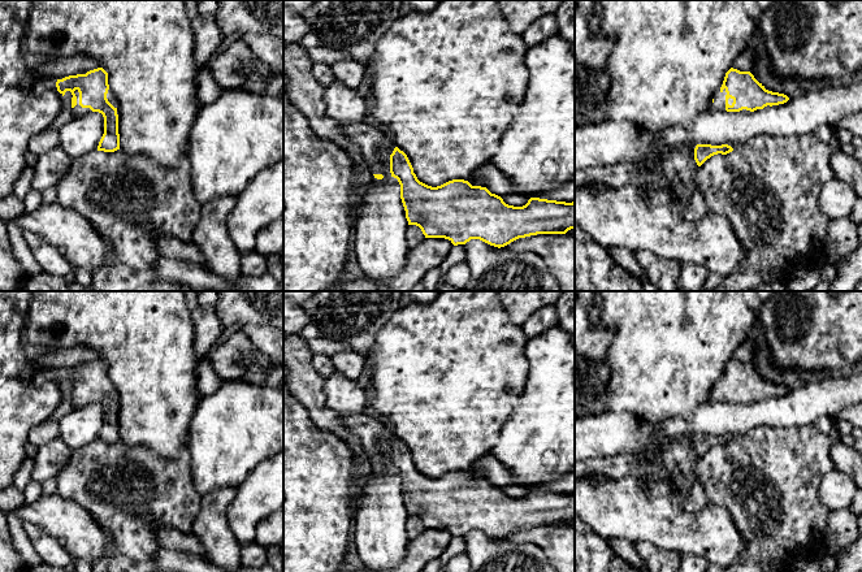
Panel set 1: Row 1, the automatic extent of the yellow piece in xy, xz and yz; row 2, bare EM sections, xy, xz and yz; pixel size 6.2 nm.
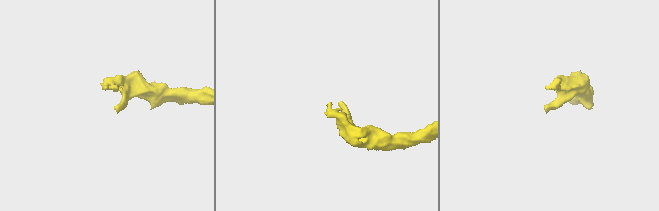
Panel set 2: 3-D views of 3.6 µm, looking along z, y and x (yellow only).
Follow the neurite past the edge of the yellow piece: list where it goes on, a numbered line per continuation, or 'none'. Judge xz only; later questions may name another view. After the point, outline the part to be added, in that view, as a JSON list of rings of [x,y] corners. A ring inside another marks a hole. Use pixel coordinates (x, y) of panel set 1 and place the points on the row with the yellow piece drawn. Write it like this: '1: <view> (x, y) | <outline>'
1: xz (369, 138) | [[[365,122],[354,126],[338,126],[342,133],[361,147],[364,162],[373,174],[391,176],[390,168],[382,162],[382,157],[378,151],[378,146],[384,142],[384,134],[380,130]]]

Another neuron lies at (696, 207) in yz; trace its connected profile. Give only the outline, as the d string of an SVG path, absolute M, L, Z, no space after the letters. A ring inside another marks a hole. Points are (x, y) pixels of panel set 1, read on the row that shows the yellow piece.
M699 188L688 198L684 208L684 218L686 221L699 221L709 212L705 196Z

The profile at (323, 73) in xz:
M315 61L312 66L315 79L324 87L330 86L337 79L333 74L332 66L326 62Z

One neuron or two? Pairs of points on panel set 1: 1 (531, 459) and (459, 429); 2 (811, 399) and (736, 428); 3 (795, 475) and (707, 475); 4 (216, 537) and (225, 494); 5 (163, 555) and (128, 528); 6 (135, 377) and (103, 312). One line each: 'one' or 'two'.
1: two
2: one
3: one
4: one
5: two
6: one

